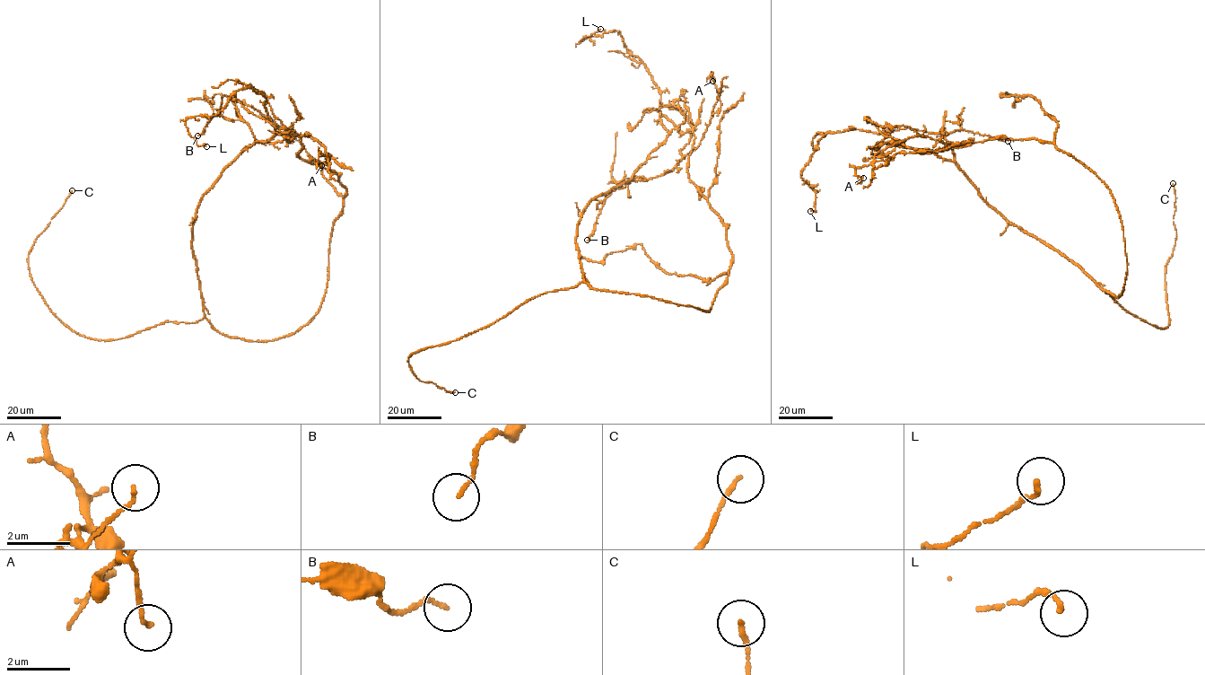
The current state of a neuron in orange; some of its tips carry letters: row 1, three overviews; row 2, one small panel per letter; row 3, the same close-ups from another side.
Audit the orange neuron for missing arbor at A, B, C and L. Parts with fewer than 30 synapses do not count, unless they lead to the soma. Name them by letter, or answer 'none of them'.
C

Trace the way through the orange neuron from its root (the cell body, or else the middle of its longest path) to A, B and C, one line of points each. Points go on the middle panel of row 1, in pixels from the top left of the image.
A: (596, 289), (576, 243), (581, 213), (694, 150), (717, 100), (712, 81)
B: (596, 289), (584, 282), (576, 243), (581, 213), (617, 186), (646, 179), (622, 179), (587, 240)
C: (596, 289), (582, 282), (571, 287), (545, 292), (487, 326), (409, 355), (409, 365), (415, 377), (455, 392)

